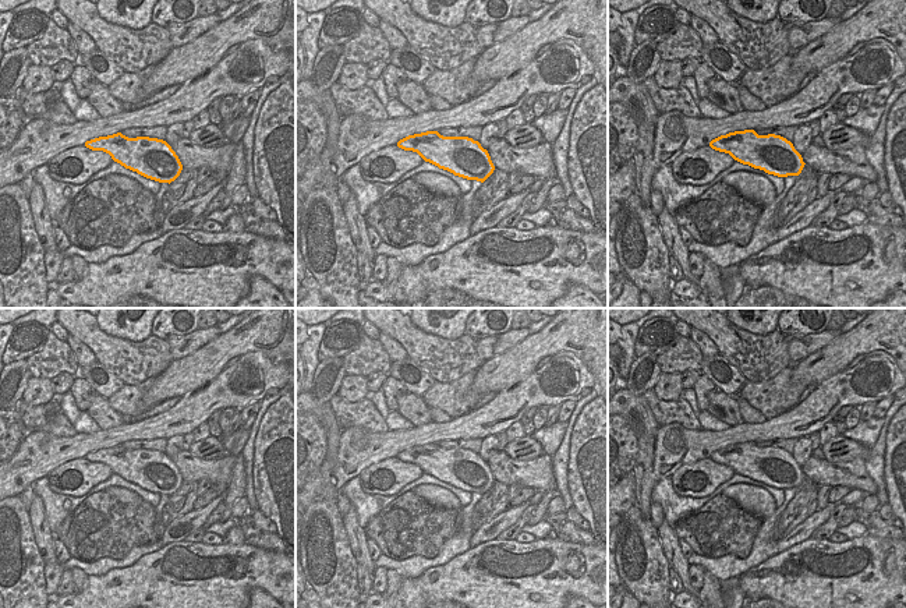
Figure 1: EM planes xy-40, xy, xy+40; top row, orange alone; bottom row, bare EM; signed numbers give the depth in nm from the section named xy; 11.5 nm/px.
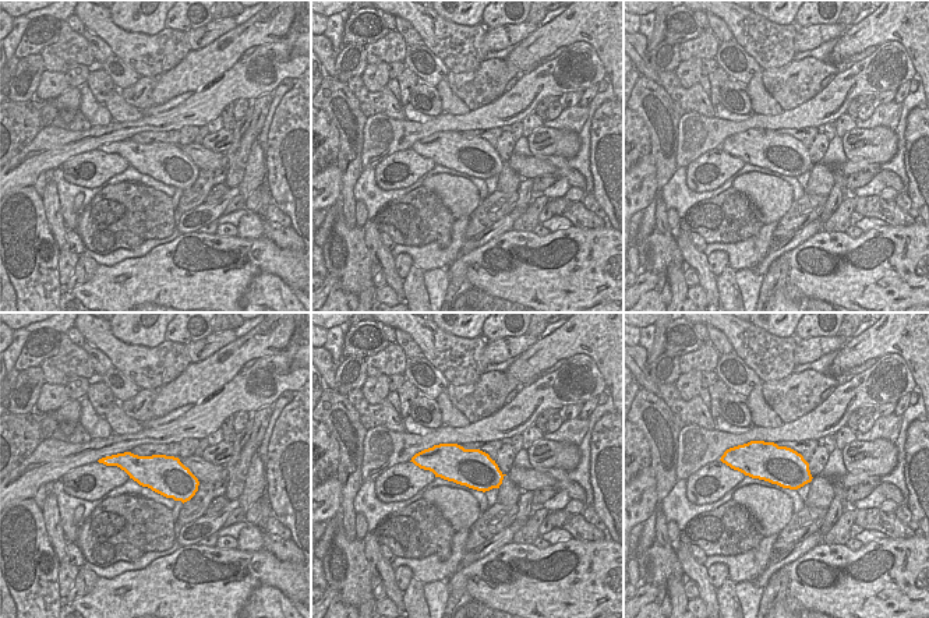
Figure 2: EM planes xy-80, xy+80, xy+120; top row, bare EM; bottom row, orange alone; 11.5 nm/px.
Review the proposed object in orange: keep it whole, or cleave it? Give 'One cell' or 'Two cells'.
One cell.

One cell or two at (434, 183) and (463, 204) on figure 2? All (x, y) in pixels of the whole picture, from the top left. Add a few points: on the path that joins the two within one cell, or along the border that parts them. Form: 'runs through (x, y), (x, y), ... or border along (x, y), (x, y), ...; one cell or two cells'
runs through (441, 184), (456, 197); one cell

